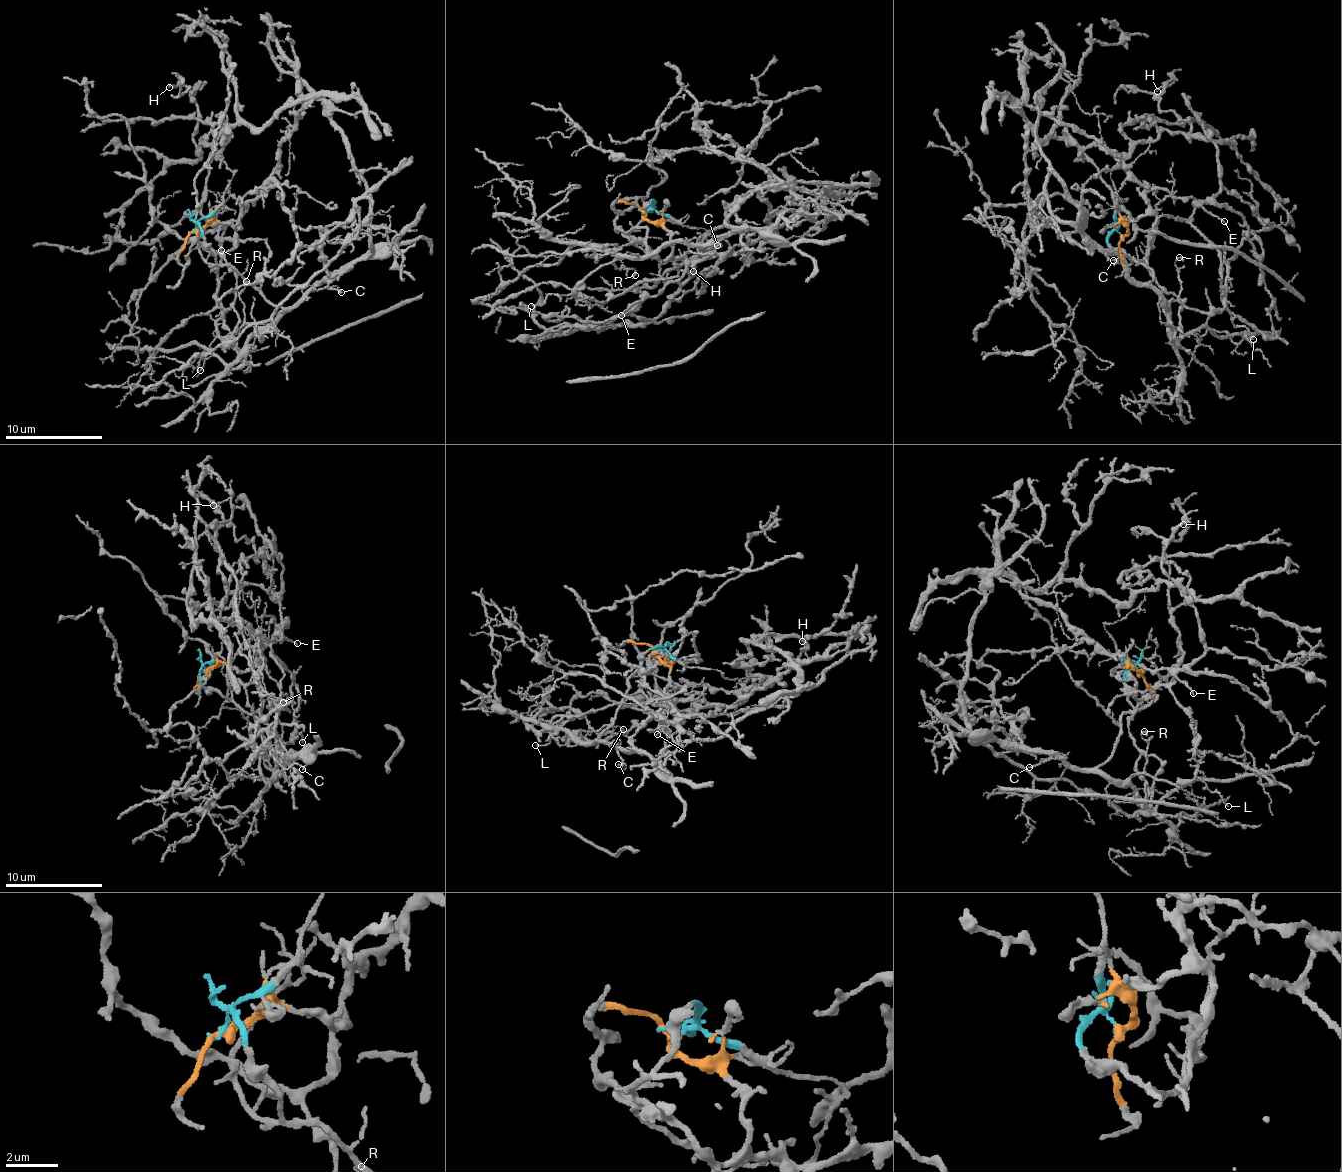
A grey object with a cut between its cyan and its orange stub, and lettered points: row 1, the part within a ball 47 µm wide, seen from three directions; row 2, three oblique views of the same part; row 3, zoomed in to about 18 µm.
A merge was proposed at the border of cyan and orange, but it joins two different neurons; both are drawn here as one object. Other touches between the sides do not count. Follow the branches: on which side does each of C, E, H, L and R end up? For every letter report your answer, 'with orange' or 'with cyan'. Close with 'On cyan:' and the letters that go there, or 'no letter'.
C: with cyan
E: with orange
H: with orange
L: with cyan
R: with cyan
On cyan: C, L, R

